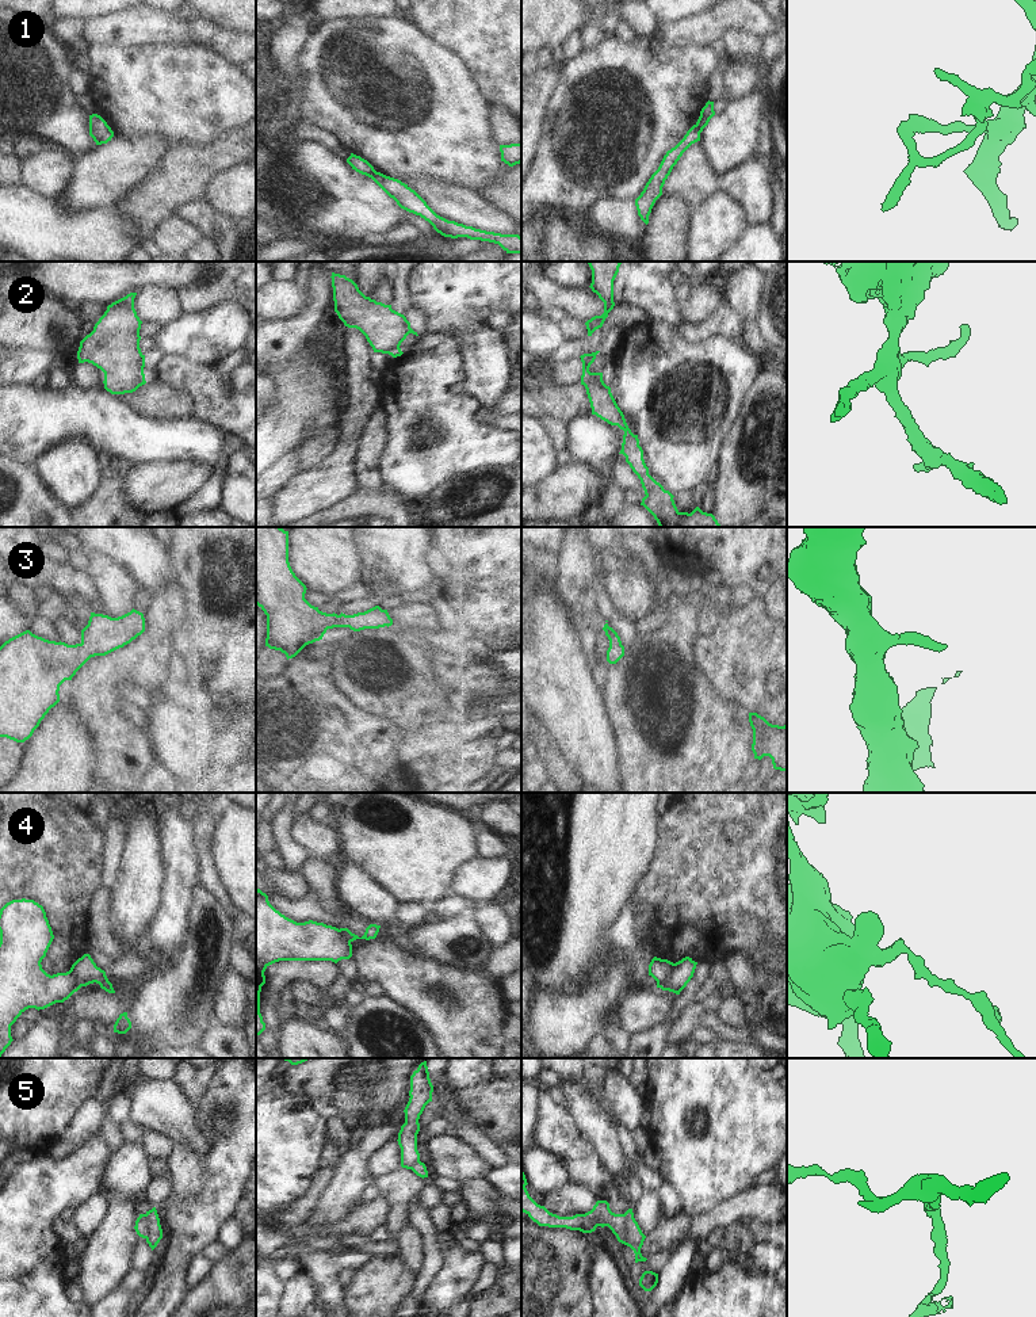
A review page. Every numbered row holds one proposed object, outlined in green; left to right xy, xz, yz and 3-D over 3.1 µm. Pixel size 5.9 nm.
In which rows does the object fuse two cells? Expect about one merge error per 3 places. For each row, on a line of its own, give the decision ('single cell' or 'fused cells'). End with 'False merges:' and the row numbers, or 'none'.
1: fused cells
2: fused cells
3: single cell
4: fused cells
5: fused cells
False merges: 1, 2, 4, 5

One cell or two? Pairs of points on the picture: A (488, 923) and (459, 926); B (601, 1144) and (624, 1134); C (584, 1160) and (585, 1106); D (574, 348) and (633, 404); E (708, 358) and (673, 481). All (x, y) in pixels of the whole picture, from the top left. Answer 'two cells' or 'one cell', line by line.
A: two cells
B: two cells
C: two cells
D: two cells
E: one cell

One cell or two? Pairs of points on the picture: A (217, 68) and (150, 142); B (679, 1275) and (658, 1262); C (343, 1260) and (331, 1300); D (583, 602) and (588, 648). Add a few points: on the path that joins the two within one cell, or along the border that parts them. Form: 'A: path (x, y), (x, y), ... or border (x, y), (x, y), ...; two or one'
A: border (126, 137), (136, 138), (157, 134), (171, 147); two
B: border (672, 1255), (658, 1274); two
C: path (333, 1270), (331, 1272), (331, 1290); one
D: border (597, 629), (584, 629), (580, 633); two

